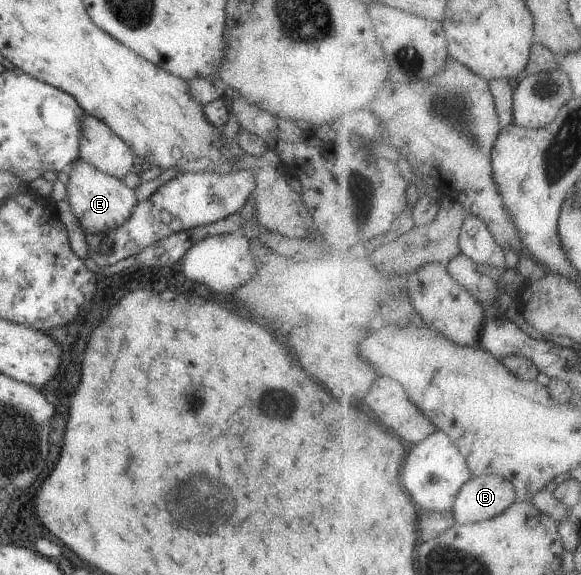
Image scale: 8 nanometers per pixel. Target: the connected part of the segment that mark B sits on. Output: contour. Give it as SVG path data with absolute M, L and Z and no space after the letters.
M485 475L467 482L453 512L461 525L481 523L504 514L517 502L513 482L500 475Z

